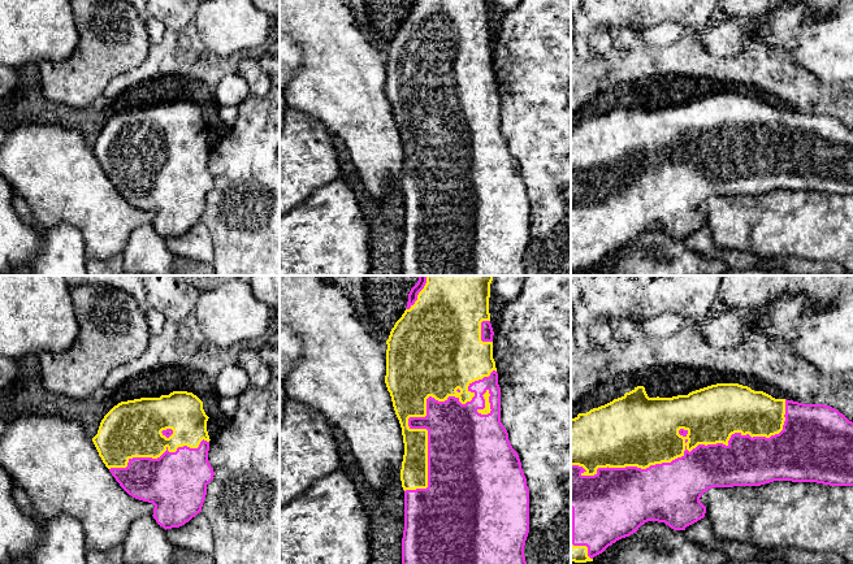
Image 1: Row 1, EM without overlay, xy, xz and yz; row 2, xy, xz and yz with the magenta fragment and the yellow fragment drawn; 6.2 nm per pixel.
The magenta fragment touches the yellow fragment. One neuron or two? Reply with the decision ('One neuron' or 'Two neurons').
One neuron

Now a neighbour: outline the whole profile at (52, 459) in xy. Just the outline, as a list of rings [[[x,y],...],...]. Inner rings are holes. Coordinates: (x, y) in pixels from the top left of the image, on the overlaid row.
[[[26,415],[7,424],[0,438],[0,464],[27,493],[34,508],[44,517],[70,515],[78,520],[85,532],[86,552],[109,551],[122,545],[131,522],[142,516],[152,516],[155,506],[129,495],[103,463],[91,438],[75,420],[60,416]]]

